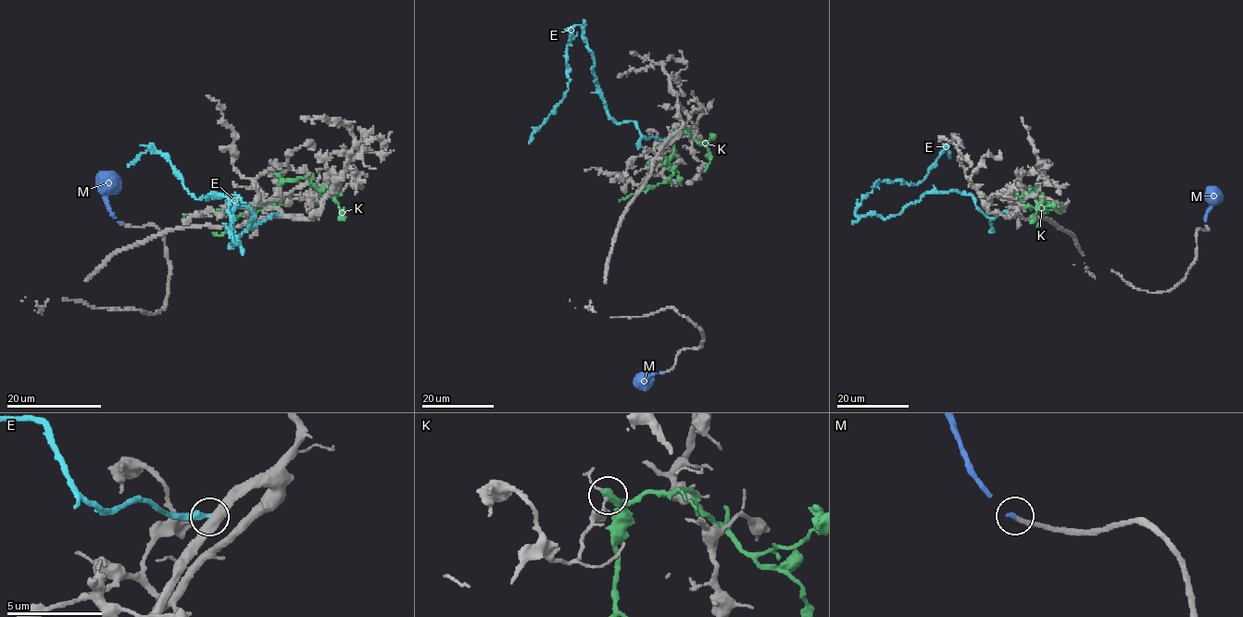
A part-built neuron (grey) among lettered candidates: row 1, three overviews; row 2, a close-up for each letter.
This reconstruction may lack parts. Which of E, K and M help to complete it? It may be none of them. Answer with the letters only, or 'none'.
M

